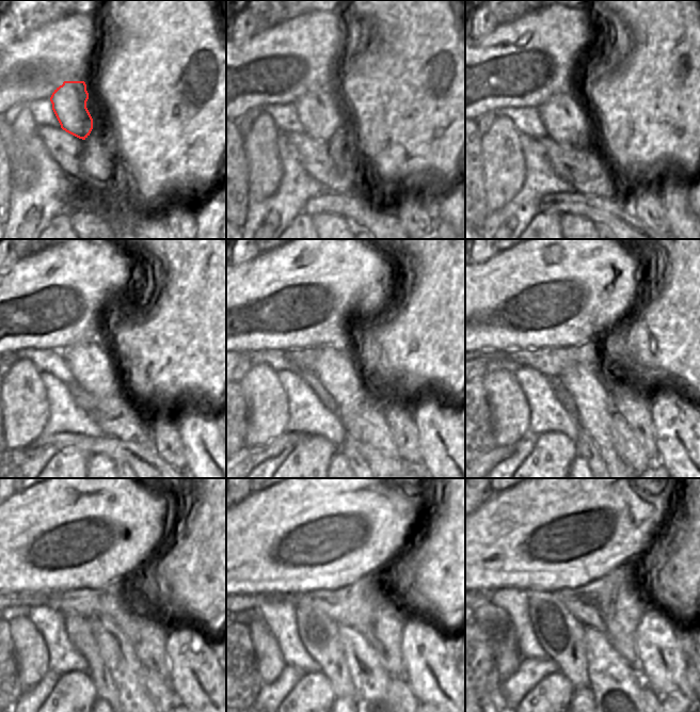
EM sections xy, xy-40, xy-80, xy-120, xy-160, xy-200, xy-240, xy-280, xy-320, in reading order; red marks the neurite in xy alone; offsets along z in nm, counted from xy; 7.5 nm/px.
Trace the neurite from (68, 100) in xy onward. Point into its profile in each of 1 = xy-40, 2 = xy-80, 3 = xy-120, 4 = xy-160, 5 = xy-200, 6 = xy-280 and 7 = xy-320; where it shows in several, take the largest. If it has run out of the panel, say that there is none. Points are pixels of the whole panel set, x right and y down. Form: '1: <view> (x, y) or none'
1: xy-40 (319, 112)
2: xy-80 (566, 121)
3: xy-120 (91, 364)
4: xy-160 (336, 370)
5: xy-200 (588, 390)
6: xy-280 (368, 677)
7: xy-320 (617, 687)

